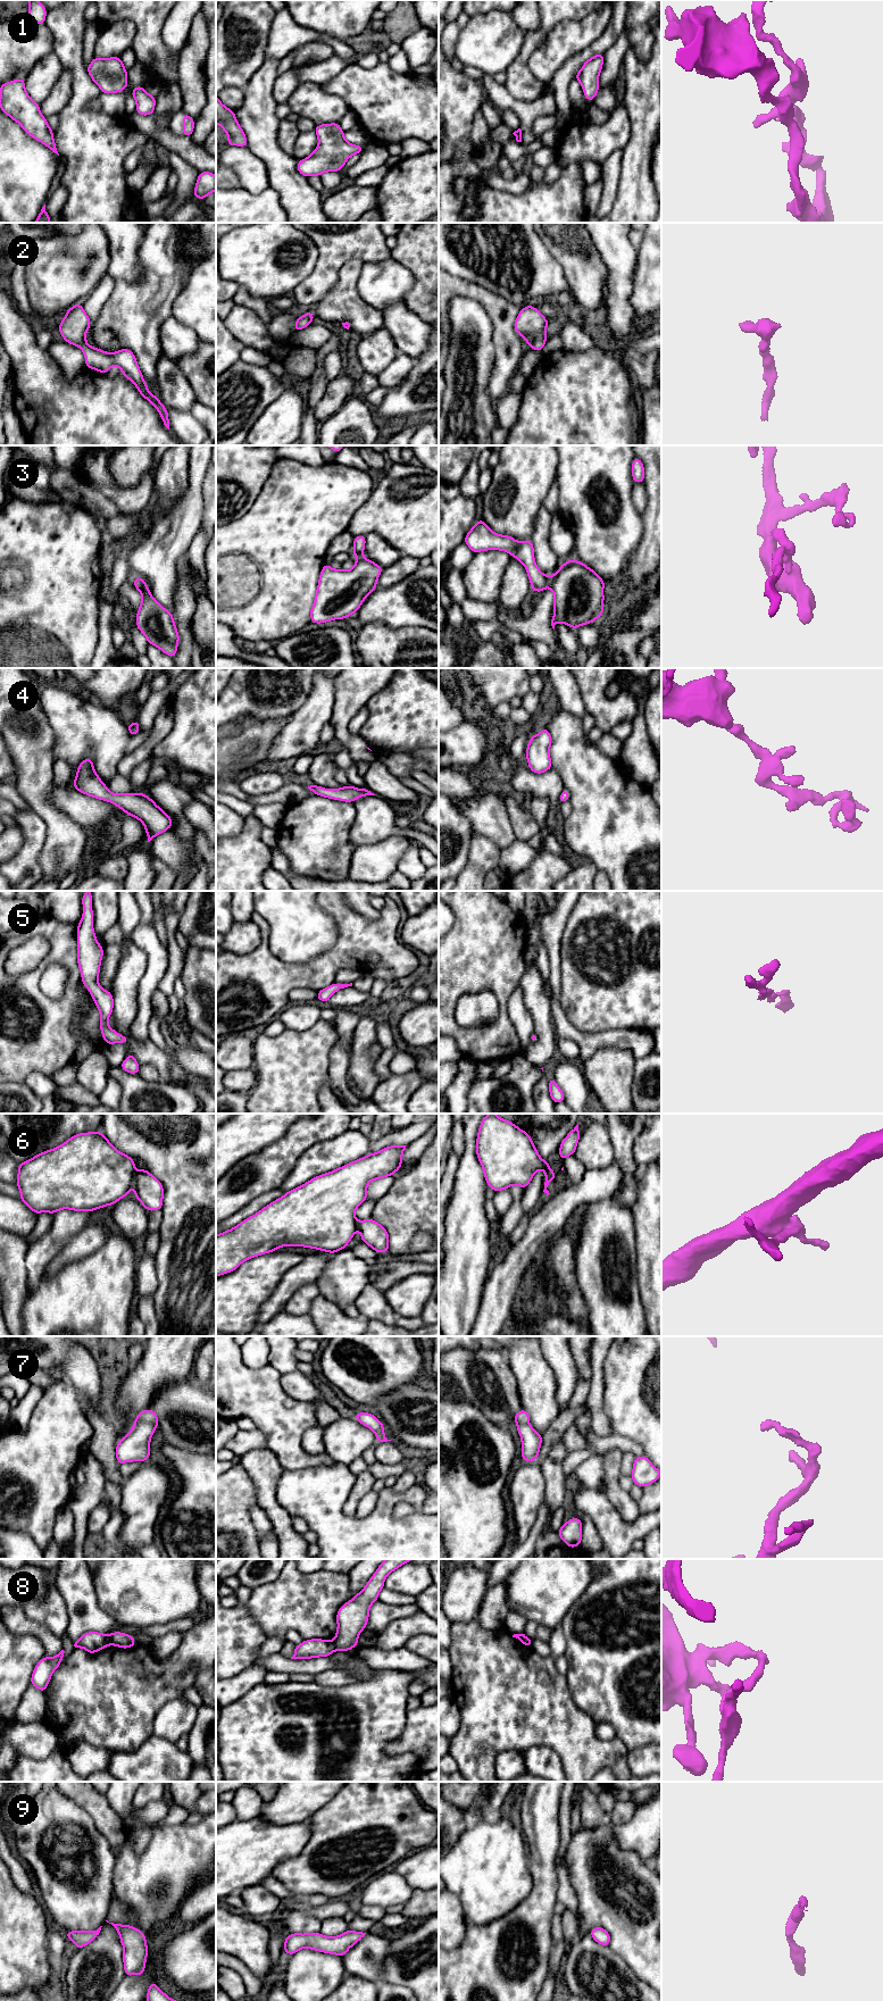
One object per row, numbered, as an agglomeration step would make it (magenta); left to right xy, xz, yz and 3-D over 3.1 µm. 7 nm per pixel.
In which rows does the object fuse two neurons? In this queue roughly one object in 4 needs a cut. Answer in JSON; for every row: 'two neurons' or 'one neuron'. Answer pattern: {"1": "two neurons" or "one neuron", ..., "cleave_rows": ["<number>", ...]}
{"1": "one neuron", "2": "one neuron", "3": "one neuron", "4": "one neuron", "5": "one neuron", "6": "two neurons", "7": "one neuron", "8": "two neurons", "9": "one neuron", "cleave_rows": ["6", "8"]}

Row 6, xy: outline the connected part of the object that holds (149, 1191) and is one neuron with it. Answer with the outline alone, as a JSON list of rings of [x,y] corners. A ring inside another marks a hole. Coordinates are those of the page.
[[[145,1168],[135,1173],[134,1185],[134,1195],[148,1211],[163,1208],[163,1184]]]

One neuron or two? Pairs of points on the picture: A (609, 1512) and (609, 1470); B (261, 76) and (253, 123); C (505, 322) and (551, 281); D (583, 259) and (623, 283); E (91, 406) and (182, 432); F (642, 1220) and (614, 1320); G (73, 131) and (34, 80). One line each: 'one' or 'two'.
A: two
B: one
C: two
D: two
E: two
F: two
G: two

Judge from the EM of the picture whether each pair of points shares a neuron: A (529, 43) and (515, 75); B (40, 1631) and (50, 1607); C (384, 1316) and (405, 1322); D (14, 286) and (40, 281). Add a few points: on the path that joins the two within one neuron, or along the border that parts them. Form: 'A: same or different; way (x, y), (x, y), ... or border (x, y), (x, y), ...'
A: same; way (525, 51), (519, 67)
B: different; border (22, 1608), (27, 1617), (46, 1625), (60, 1639)
C: different; border (398, 1315), (394, 1324)
D: different; border (23, 269), (27, 299), (35, 309)

